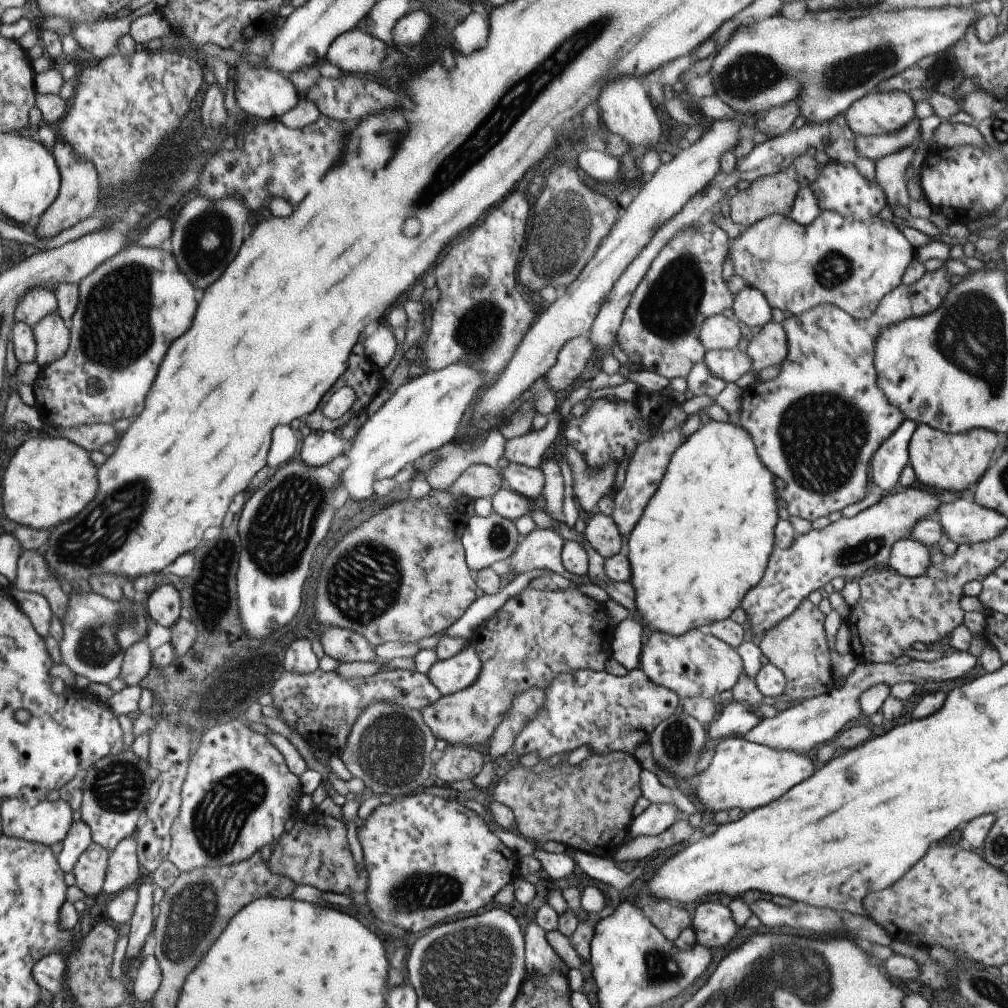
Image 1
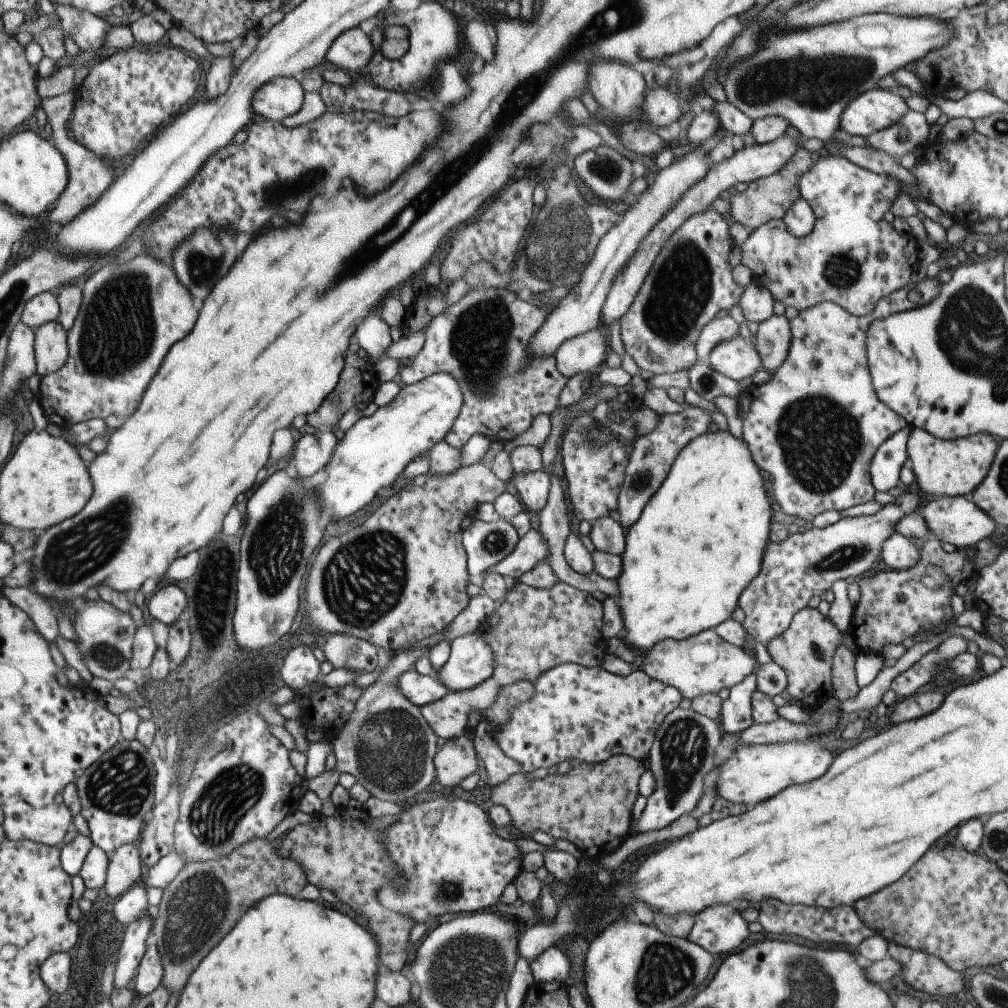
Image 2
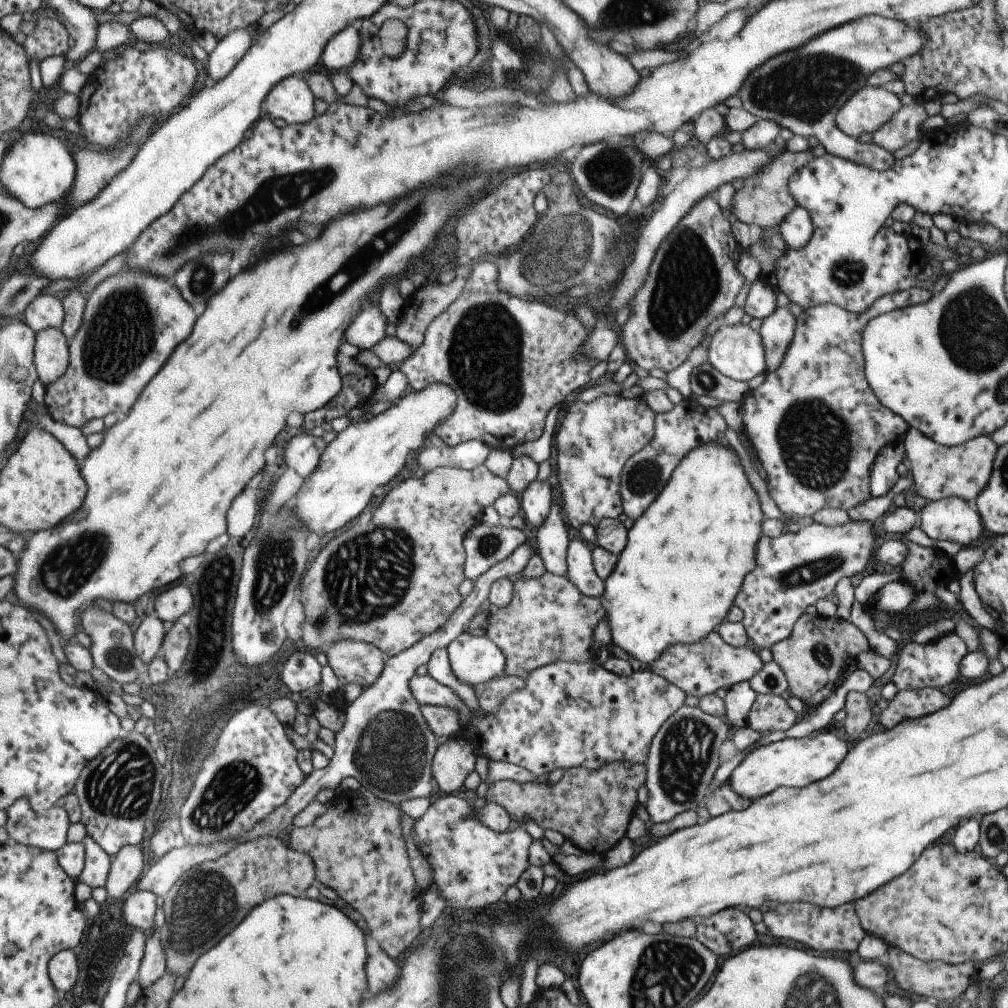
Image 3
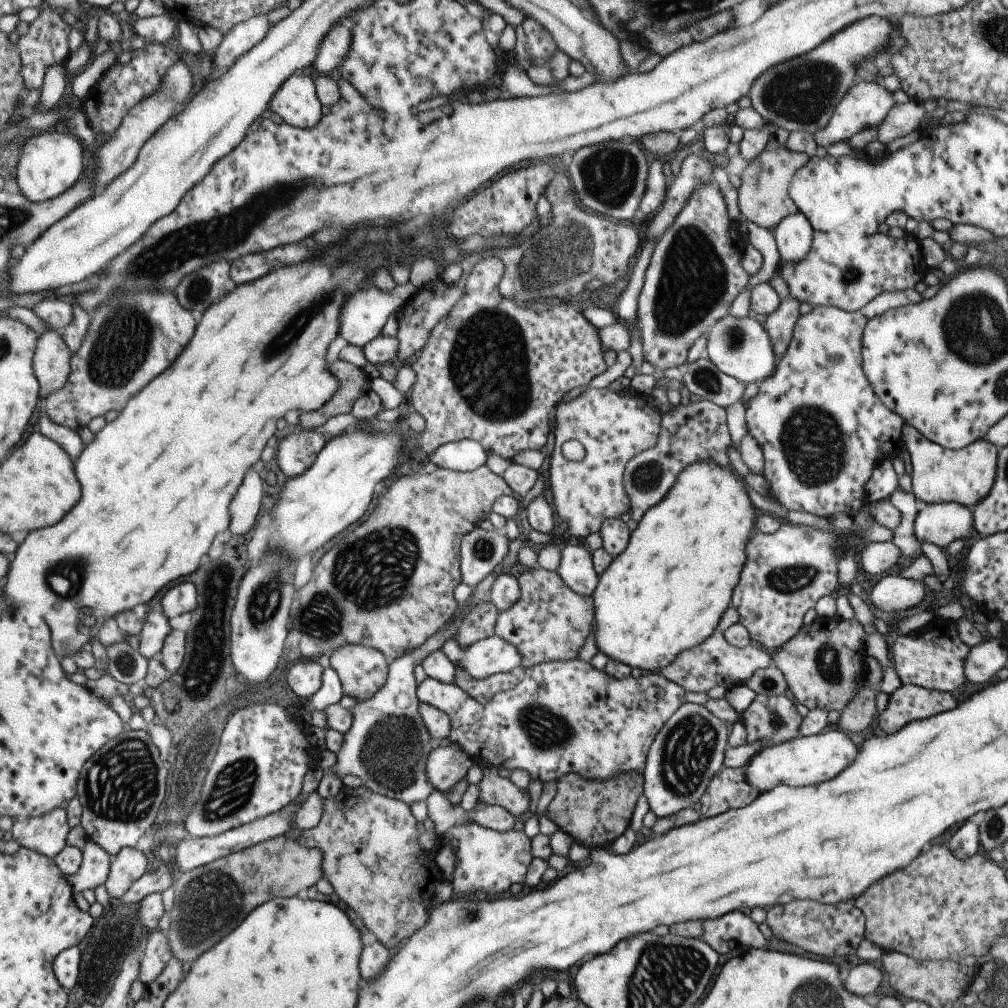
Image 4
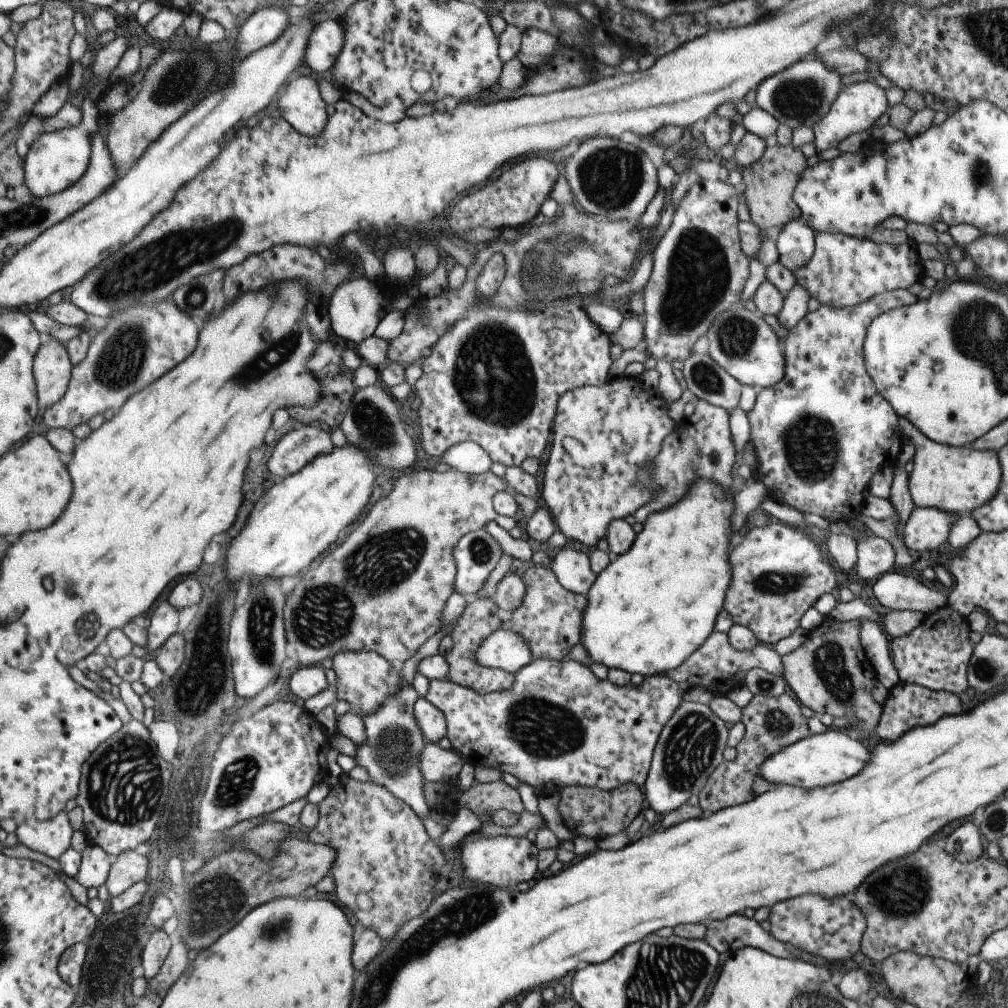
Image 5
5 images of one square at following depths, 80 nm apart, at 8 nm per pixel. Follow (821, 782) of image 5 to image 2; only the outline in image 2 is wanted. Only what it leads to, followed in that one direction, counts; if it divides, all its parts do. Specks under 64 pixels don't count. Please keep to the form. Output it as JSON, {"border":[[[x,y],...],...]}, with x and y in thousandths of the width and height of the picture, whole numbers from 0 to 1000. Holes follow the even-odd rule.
{"border":[[[803,730],[801,734],[785,734],[770,738],[739,740],[730,736],[727,750],[717,754],[711,760],[711,770],[707,774],[712,792],[726,798],[739,798],[747,802],[751,796],[769,790],[773,784],[785,778],[797,778],[813,772],[820,760],[824,760],[828,747],[816,742],[811,730]]]}

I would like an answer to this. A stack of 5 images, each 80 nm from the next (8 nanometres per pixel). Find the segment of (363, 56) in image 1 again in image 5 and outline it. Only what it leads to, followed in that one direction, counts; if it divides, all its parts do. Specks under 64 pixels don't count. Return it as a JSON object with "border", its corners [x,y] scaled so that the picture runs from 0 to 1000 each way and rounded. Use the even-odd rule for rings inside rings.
{"border":[[[336,20],[312,22],[302,53],[302,62],[312,71],[322,71],[330,66],[340,45],[340,30]]]}

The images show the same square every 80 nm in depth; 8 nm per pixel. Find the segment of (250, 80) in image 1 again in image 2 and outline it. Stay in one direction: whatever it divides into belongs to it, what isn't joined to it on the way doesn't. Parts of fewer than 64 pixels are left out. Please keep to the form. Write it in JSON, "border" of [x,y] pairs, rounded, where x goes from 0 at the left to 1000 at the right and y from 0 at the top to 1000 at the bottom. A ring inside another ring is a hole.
{"border":[[[290,76],[271,77],[251,95],[253,116],[278,121],[283,115],[291,115],[301,105],[303,91]]]}

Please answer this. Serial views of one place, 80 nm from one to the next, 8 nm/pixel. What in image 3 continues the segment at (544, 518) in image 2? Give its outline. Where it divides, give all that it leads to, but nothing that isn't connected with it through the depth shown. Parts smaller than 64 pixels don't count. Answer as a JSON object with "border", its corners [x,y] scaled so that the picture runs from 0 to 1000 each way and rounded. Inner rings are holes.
{"border":[[[547,498],[545,508],[539,514],[537,522],[533,524],[529,536],[531,549],[535,552],[542,567],[561,572],[561,548],[567,529],[561,520],[556,503]]]}

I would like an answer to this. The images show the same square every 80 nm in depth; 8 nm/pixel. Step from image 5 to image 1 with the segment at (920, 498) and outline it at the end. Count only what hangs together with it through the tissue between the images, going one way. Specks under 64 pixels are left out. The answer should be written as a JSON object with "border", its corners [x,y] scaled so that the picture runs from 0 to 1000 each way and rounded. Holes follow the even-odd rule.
{"border":[[[912,421],[902,437],[901,461],[906,465],[909,480],[925,483],[932,488],[955,489],[965,484],[978,468],[983,454],[990,448],[991,436],[990,432],[975,425],[965,425],[955,431],[943,432]]]}

